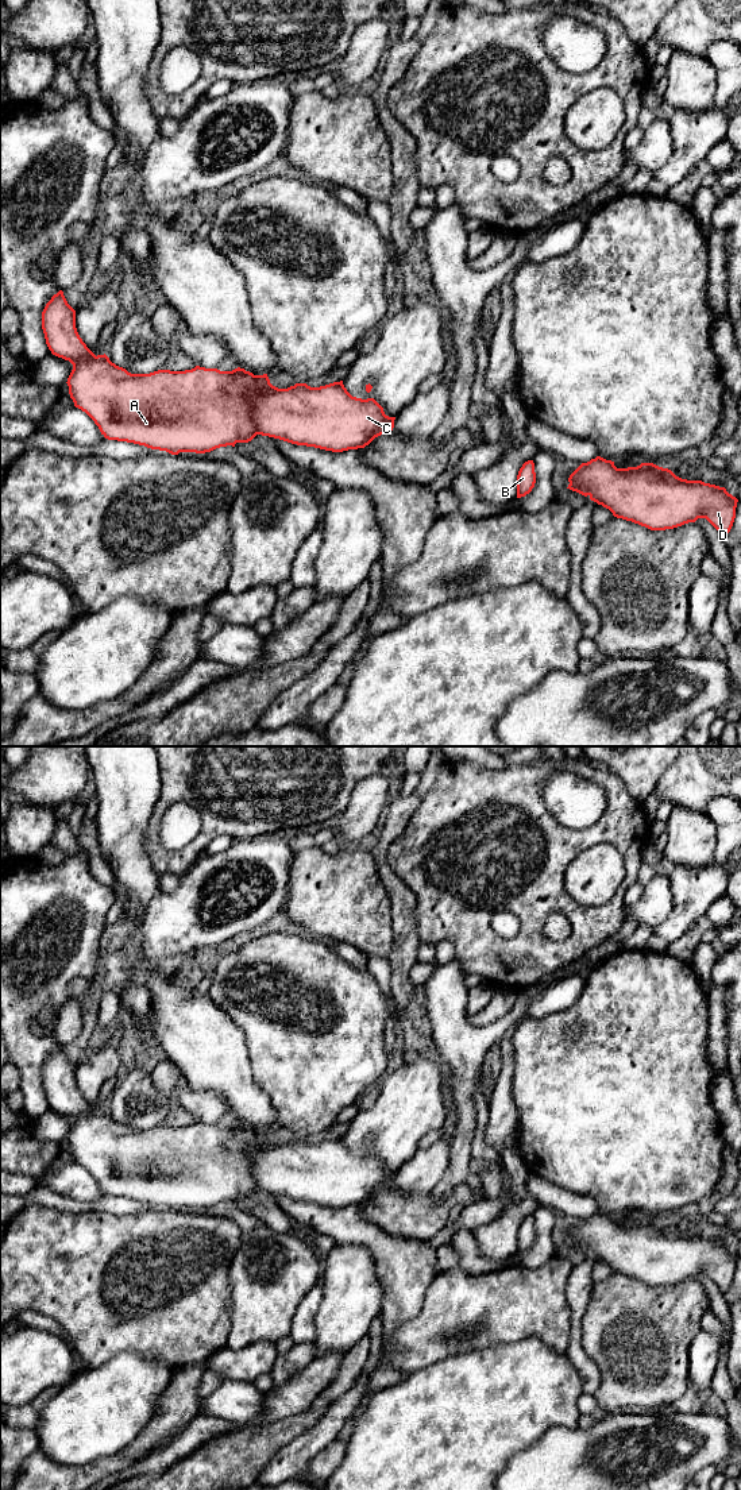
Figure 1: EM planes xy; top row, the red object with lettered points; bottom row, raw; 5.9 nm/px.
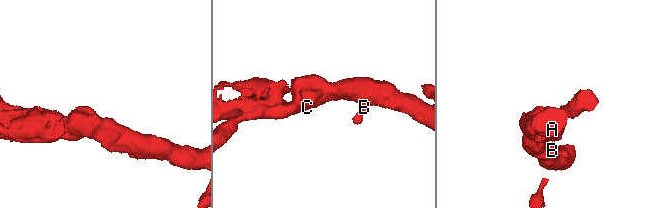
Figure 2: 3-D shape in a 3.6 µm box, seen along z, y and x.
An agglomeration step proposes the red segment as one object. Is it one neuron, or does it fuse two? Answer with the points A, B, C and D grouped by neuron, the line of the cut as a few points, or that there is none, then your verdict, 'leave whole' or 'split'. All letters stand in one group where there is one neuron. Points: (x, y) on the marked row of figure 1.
A B C D; no cut; leave whole

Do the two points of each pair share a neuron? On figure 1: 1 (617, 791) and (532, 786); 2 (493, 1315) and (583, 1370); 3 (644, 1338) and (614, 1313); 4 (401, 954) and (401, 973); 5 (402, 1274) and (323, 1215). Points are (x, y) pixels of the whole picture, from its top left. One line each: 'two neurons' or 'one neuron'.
1: one neuron
2: two neurons
3: one neuron
4: one neuron
5: one neuron

